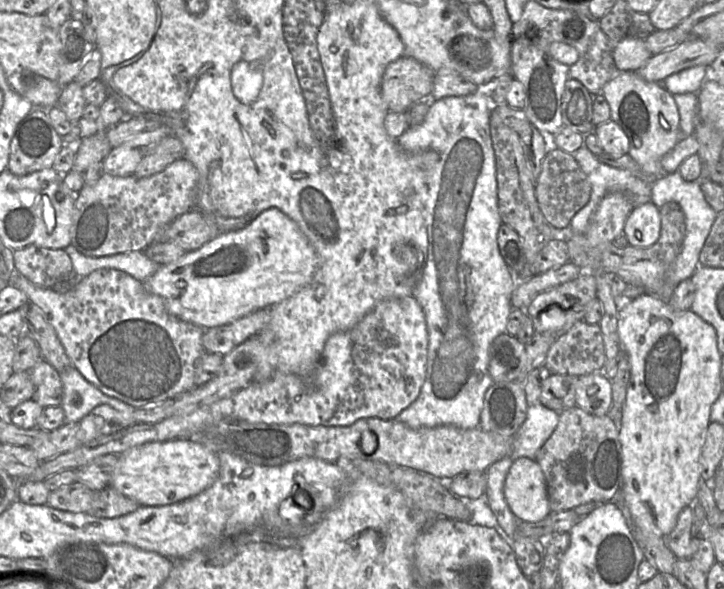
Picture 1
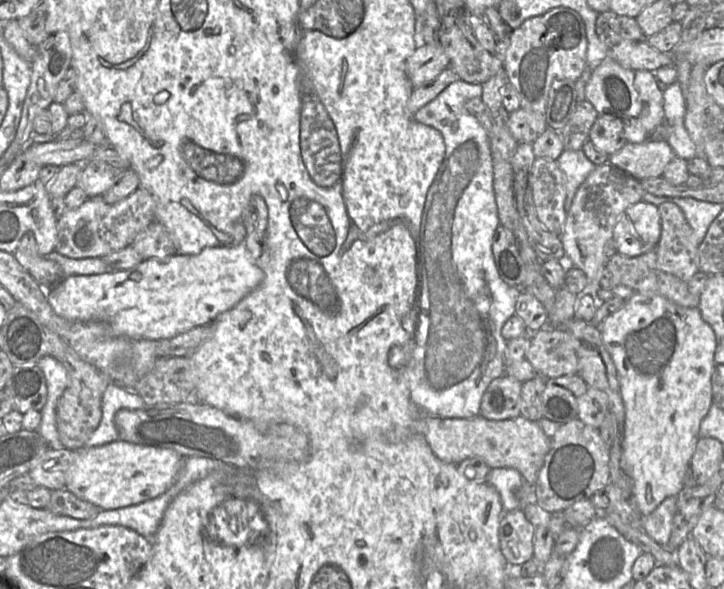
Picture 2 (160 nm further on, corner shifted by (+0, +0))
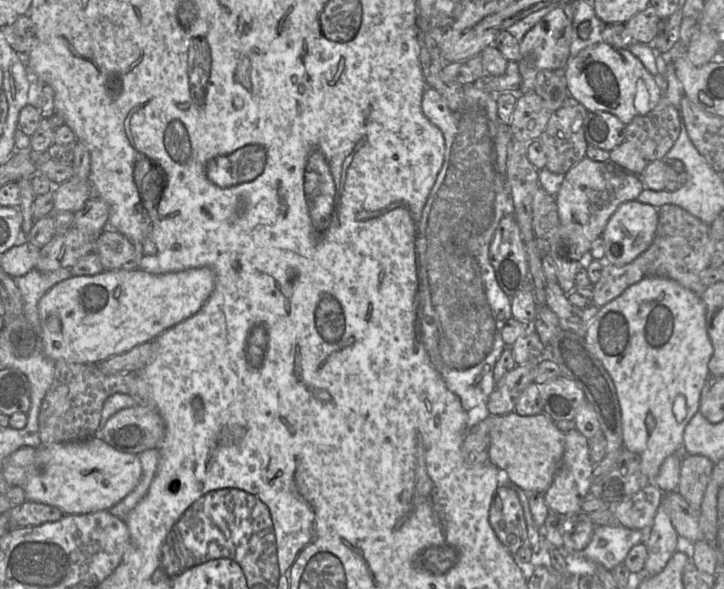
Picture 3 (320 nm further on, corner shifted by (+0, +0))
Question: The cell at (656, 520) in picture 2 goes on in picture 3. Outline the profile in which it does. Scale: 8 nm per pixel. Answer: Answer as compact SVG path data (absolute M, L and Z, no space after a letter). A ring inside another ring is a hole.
M648 484L630 499L617 505L609 505L609 509L615 515L618 525L631 530L650 532L663 495L655 484Z

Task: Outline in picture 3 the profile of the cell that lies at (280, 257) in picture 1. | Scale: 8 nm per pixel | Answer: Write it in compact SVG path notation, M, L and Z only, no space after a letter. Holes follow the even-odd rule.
M208 267L165 274L123 269L103 270L92 276L72 276L54 285L38 303L43 351L54 362L99 364L155 340L164 331L196 314L210 297L214 286L215 274Z

